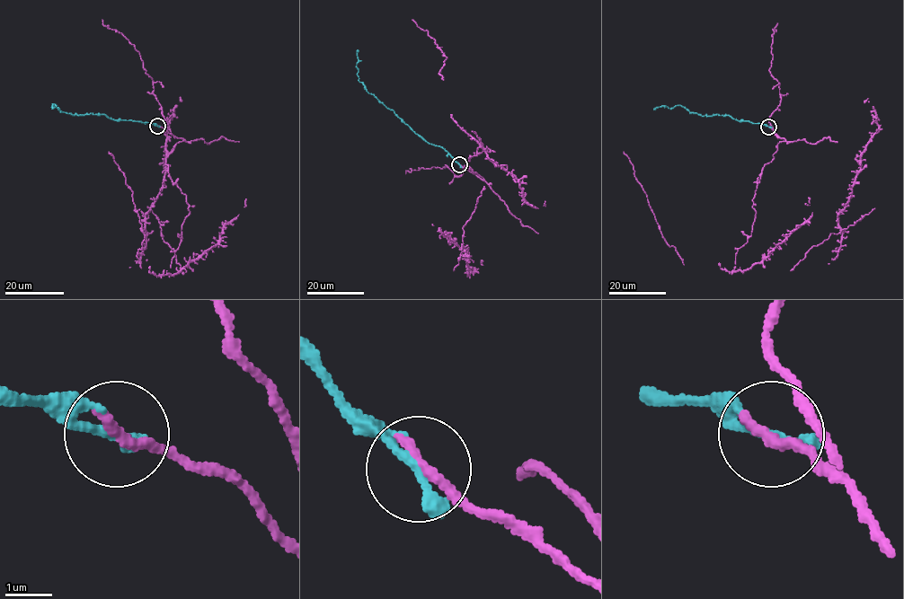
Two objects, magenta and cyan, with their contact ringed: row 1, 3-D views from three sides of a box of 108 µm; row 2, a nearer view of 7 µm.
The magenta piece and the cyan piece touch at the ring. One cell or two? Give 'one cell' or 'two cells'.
one cell

